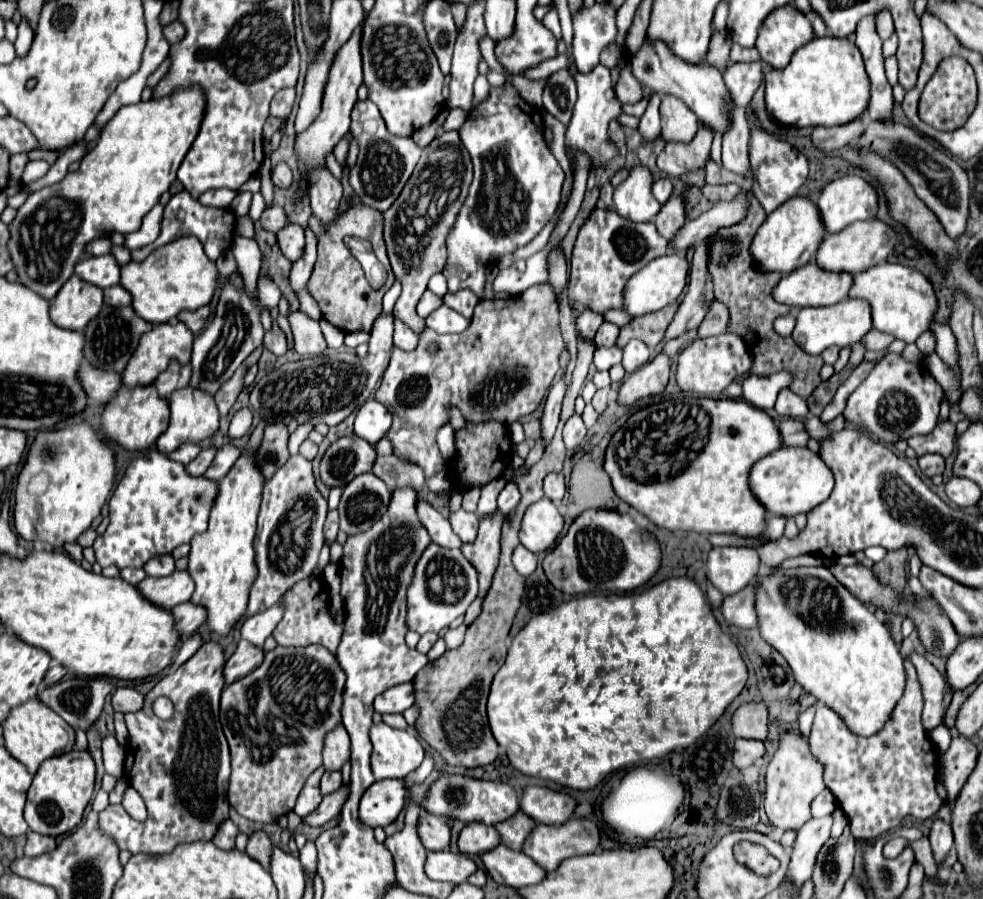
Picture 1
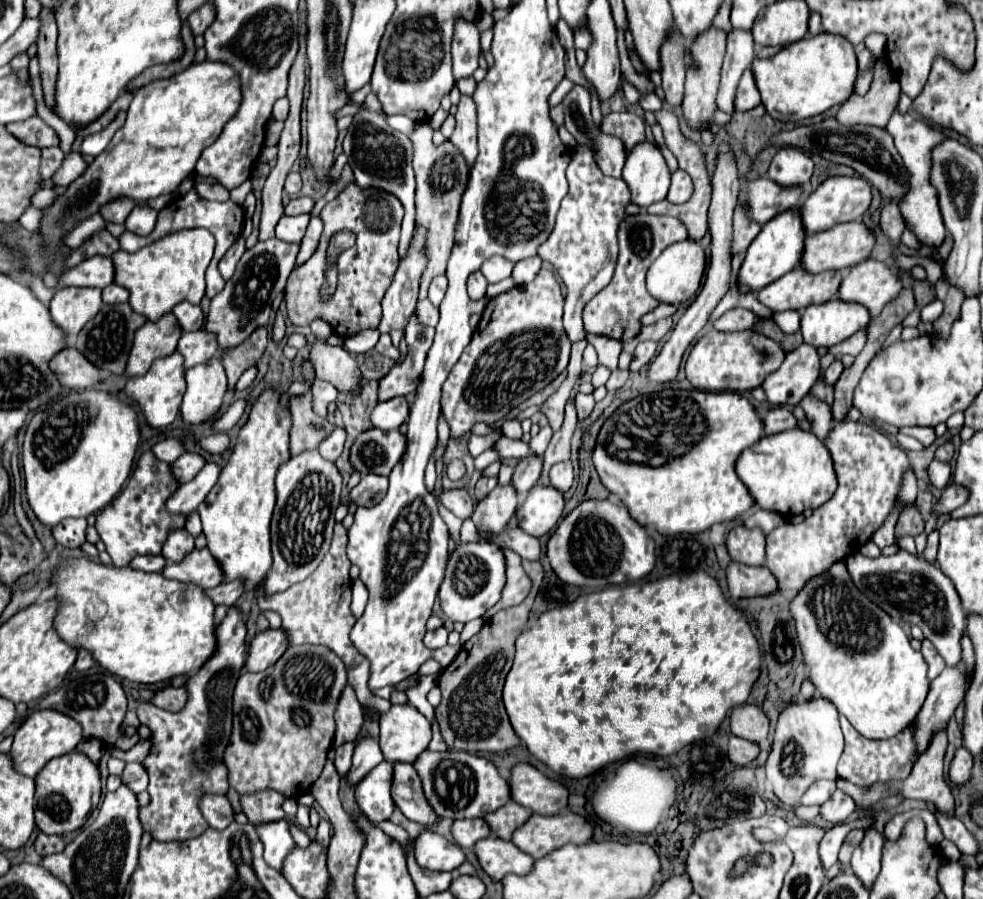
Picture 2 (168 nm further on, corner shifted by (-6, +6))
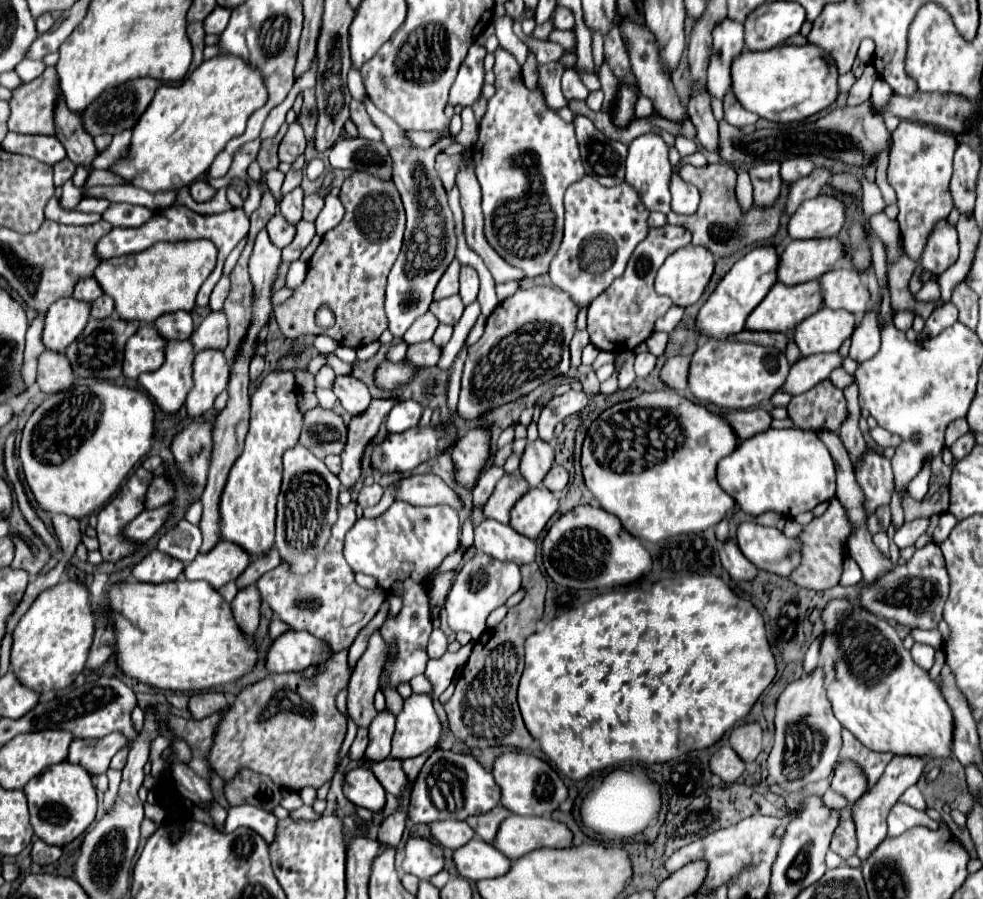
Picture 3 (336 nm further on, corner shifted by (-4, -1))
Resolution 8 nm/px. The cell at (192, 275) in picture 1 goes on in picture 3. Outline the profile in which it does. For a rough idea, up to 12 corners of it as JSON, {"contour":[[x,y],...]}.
{"contour":[[208,240],[98,264],[124,320],[194,308],[216,266]]}

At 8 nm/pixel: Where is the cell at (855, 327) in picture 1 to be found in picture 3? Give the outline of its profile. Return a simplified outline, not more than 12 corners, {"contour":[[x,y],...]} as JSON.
{"contour":[[828,310],[794,330],[802,356],[836,352],[856,326],[854,314]]}

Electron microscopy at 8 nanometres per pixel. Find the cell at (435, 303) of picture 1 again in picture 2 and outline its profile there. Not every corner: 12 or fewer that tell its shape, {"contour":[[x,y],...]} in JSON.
{"contour":[[430,299],[418,301],[418,319],[426,325],[438,323],[438,307]]}

